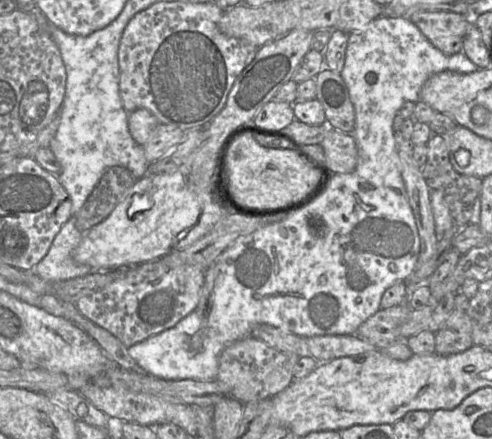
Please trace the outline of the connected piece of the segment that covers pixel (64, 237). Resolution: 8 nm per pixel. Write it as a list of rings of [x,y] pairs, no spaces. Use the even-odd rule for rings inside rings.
[[[75,217],[69,219],[54,238],[47,254],[33,268],[33,271],[45,281],[55,282],[82,277],[93,270],[91,267],[77,263],[72,252],[79,245],[83,233],[75,224]]]

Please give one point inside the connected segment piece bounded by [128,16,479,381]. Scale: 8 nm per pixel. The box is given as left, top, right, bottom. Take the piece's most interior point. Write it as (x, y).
(322, 269)

